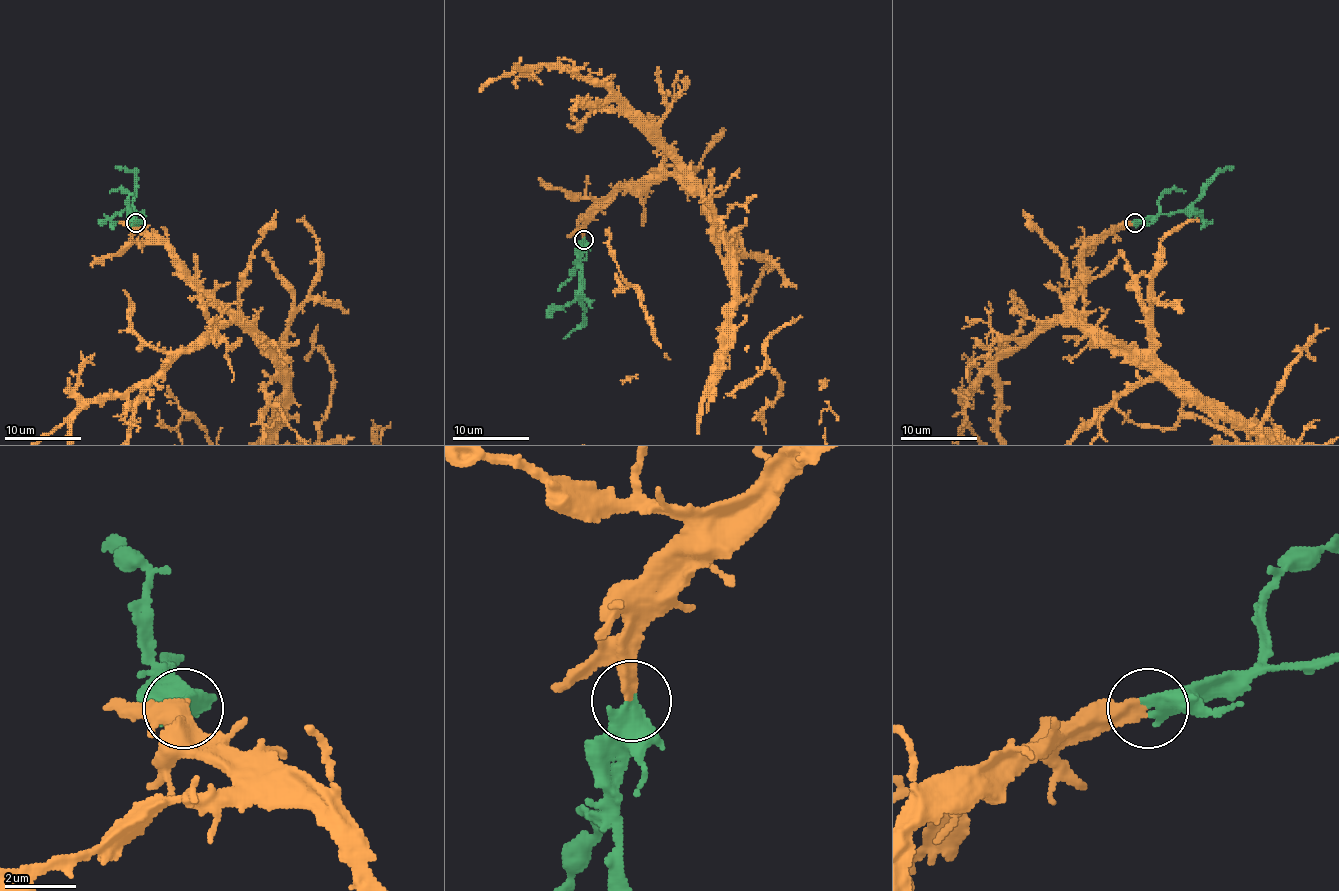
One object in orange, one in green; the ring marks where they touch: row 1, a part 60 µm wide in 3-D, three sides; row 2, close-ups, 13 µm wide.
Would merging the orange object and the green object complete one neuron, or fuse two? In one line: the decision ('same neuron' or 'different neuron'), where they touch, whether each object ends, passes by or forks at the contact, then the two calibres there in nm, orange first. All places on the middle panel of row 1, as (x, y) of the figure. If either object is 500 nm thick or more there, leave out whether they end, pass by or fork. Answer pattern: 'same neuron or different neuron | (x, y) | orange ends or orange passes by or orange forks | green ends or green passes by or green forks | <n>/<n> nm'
same neuron | (584, 239) | orange ends | green ends | 320/480 nm

